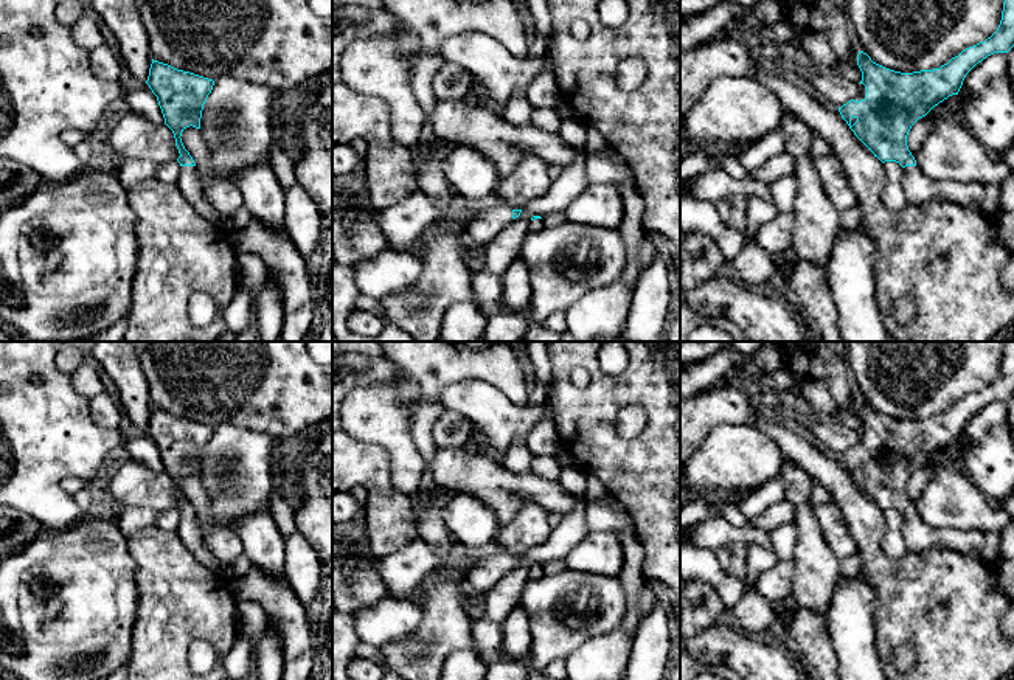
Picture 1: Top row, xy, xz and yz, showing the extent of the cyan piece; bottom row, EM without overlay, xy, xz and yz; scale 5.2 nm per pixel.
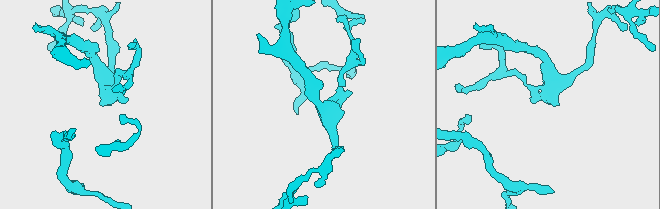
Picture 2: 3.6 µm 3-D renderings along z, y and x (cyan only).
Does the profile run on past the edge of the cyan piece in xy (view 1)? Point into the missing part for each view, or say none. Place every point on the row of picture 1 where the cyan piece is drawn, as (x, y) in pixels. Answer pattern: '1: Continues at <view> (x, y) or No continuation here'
1: Continues at xy (188, 182)

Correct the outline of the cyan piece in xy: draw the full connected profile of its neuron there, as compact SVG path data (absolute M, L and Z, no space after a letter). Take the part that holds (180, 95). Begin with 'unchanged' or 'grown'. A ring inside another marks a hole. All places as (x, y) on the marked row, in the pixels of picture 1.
grown | M152 59L146 84L157 96L165 124L175 138L182 166L177 185L183 197L203 219L230 230L228 220L205 199L196 163L180 138L189 126L200 129L203 104L214 81Z

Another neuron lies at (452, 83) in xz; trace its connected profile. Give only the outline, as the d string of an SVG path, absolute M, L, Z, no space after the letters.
M446 61L432 79L432 90L436 101L464 101L474 84L467 68Z

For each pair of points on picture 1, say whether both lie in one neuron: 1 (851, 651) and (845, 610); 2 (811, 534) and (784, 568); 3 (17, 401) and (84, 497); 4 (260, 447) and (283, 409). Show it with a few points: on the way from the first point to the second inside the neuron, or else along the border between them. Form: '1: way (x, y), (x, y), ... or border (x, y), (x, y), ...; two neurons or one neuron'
1: way (851, 641), (851, 620); one neuron
2: border (794, 559), (794, 582), (789, 595); two neurons
3: border (73, 497), (75, 503), (87, 516); two neurons
4: border (232, 426), (264, 432), (274, 438); two neurons

